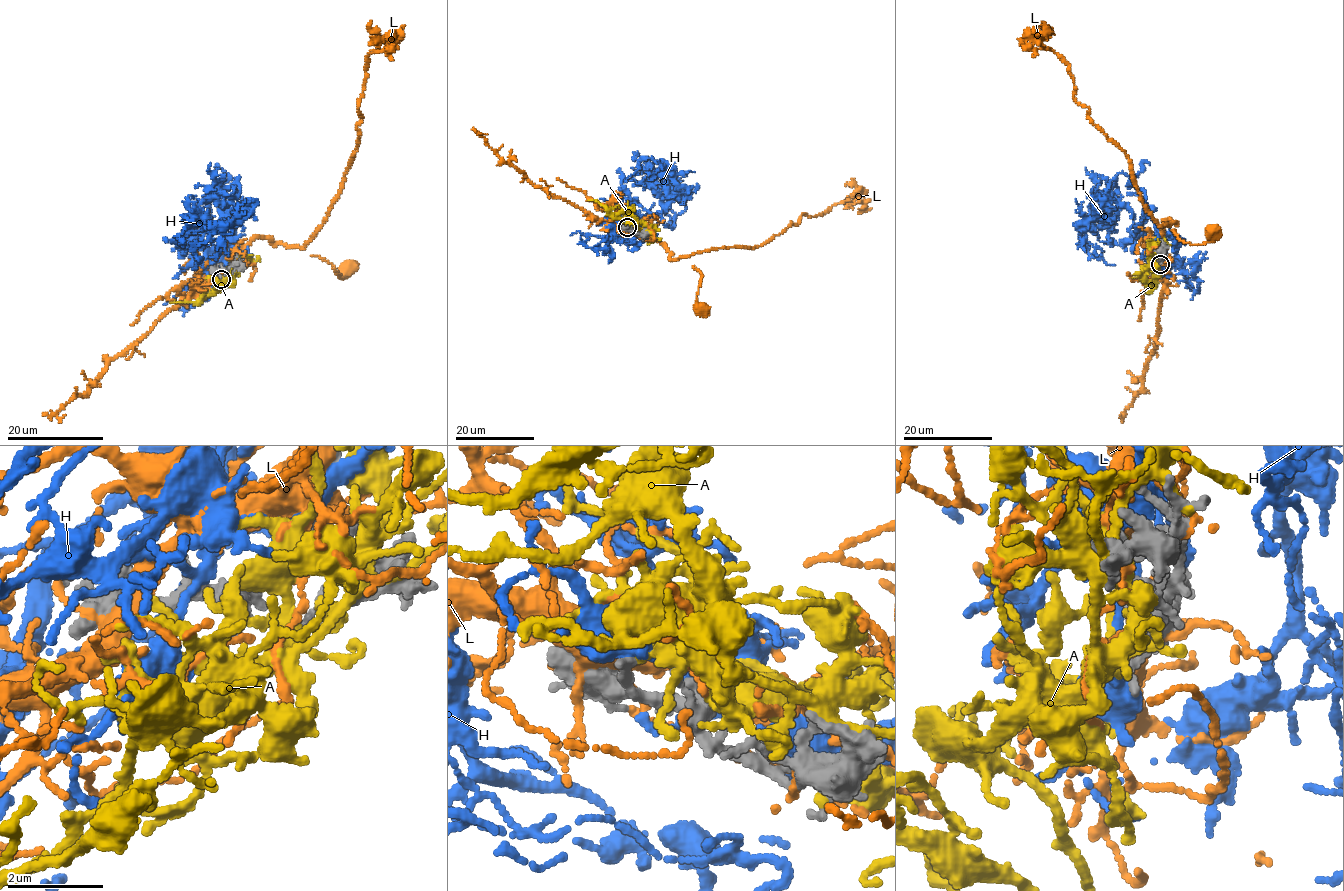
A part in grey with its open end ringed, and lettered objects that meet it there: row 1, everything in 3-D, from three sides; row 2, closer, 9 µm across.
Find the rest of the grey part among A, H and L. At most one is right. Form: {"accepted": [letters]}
{"accepted": []}

